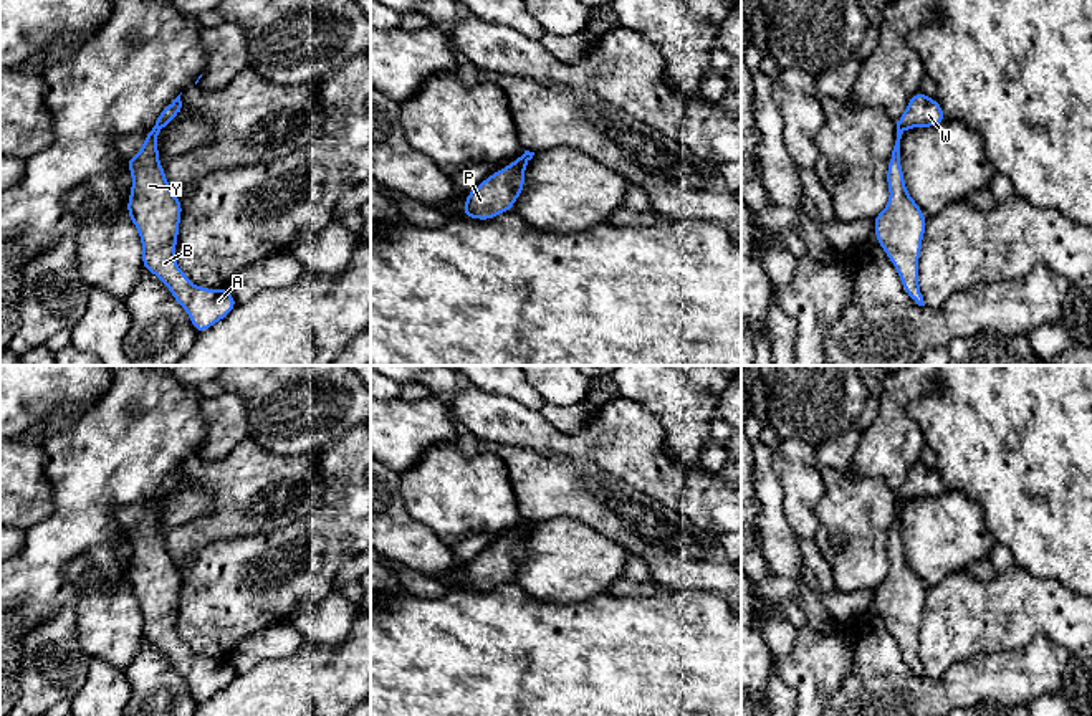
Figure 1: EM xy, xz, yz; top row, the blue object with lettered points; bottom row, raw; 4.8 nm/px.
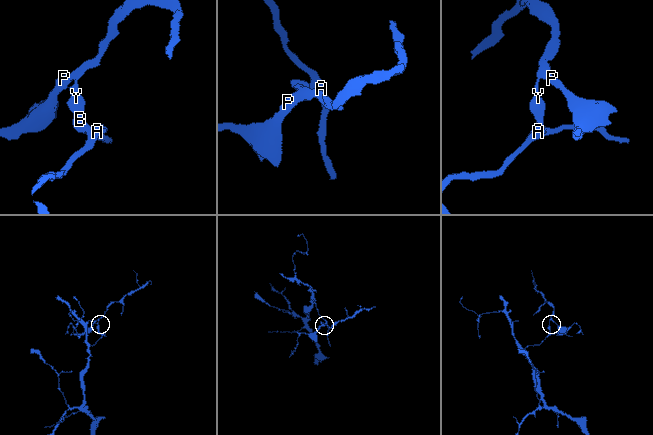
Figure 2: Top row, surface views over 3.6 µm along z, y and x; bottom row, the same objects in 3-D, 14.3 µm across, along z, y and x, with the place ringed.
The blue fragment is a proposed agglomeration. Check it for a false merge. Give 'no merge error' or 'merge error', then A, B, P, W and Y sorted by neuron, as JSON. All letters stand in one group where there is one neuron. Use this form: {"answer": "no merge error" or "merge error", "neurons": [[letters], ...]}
{"answer": "merge error", "neurons": [["A", "B", "Y"], ["P", "W"]]}

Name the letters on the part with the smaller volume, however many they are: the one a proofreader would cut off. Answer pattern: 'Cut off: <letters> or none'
Cut off: P, W

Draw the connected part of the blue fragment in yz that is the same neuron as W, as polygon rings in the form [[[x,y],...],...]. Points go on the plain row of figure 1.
[[[923,461],[913,465],[902,488],[897,491],[897,499],[908,501],[913,498],[935,498],[945,493],[946,488],[936,470],[930,470]]]

